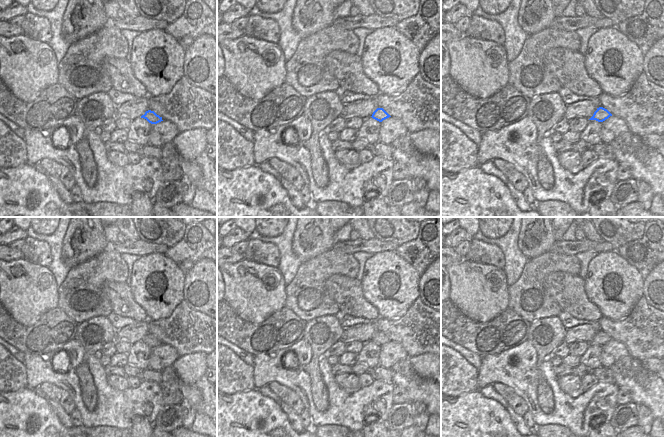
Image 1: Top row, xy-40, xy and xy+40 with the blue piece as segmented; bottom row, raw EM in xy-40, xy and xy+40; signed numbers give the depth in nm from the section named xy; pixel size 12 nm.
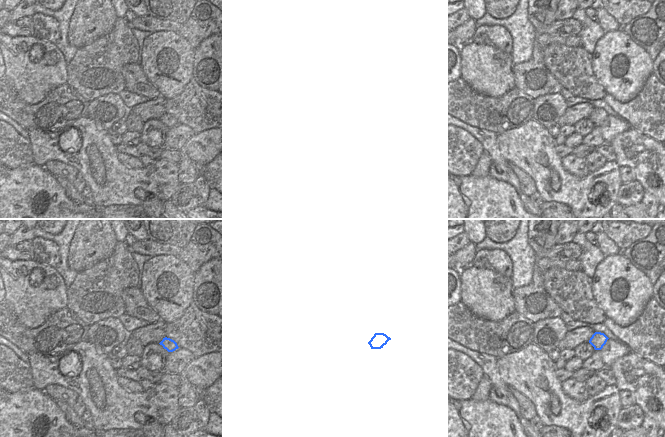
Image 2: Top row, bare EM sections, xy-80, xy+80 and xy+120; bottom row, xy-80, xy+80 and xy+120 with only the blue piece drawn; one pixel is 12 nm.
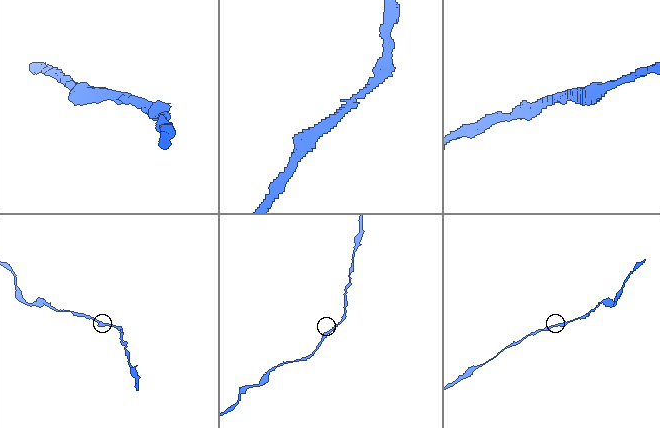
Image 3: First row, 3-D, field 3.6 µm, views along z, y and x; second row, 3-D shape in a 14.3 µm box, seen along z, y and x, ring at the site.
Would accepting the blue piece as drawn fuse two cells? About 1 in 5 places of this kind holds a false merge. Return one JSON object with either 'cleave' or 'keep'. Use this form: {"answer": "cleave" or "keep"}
{"answer": "keep"}

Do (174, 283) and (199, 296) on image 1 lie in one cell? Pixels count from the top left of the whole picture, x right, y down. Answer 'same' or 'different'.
different

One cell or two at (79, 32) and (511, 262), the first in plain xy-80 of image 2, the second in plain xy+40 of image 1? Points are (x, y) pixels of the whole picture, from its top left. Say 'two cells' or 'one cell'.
two cells

